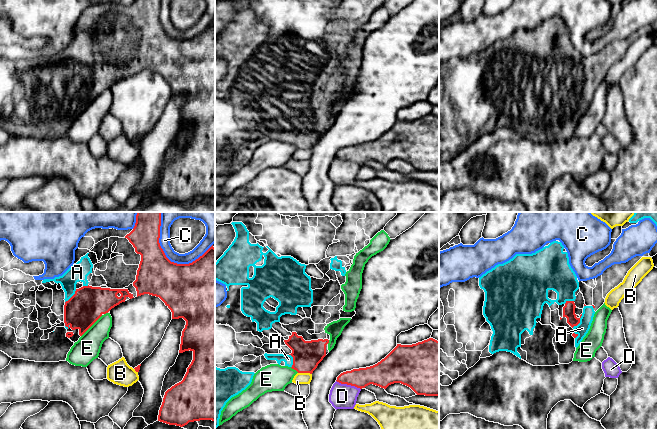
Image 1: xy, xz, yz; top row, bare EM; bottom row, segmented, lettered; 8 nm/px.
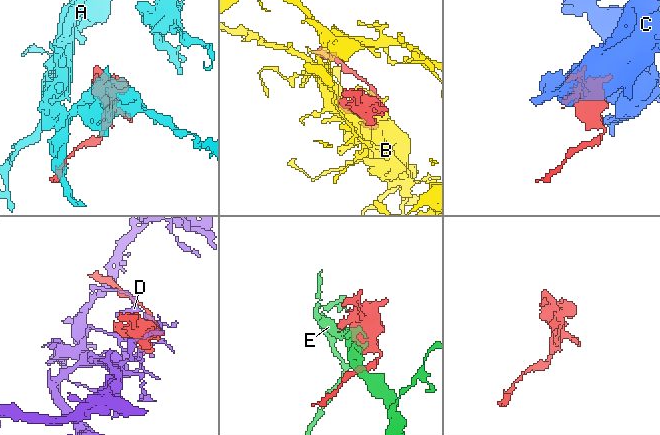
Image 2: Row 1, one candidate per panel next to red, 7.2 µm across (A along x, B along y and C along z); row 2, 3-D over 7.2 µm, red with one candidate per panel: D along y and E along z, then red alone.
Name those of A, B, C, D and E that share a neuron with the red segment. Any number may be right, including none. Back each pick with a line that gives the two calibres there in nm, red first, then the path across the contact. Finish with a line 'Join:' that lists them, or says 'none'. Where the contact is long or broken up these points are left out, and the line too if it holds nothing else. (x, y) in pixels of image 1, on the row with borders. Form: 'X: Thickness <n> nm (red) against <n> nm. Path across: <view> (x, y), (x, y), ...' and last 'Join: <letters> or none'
A: Thickness 100 nm (red) against 100 nm
Join: A

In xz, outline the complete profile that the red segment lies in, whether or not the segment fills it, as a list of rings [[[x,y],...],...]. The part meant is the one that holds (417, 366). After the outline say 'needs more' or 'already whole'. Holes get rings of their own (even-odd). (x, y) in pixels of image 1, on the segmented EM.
[[[429,338],[412,345],[397,344],[377,364],[343,372],[336,381],[360,389],[370,384],[386,389],[391,384],[401,383],[410,387],[417,395],[439,396],[439,341]]]; already whole

